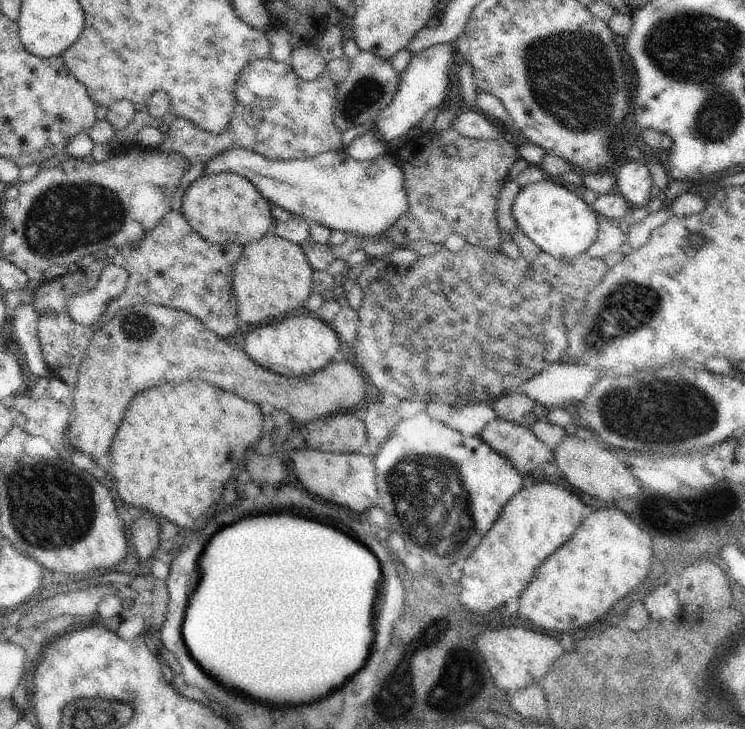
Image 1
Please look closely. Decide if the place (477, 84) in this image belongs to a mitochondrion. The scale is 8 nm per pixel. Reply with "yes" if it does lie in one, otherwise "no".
no

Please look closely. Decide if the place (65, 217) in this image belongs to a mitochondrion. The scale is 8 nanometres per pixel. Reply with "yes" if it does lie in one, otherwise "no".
yes

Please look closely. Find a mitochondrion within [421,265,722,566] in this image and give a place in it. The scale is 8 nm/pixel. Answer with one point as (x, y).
(674, 410)

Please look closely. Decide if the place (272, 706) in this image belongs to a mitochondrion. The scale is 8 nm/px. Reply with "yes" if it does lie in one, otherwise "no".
no

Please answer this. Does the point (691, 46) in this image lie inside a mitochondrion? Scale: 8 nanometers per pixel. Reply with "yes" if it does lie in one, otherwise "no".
yes

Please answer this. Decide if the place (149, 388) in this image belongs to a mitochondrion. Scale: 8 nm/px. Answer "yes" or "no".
no

